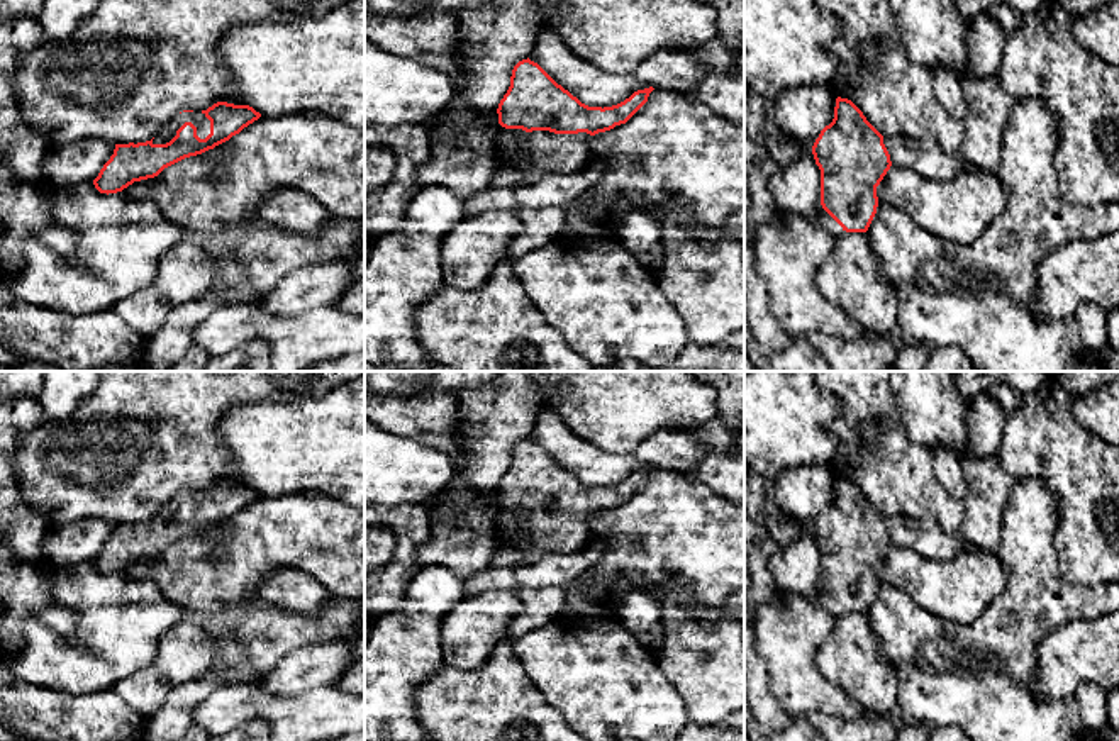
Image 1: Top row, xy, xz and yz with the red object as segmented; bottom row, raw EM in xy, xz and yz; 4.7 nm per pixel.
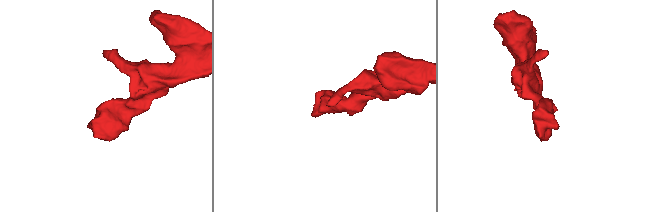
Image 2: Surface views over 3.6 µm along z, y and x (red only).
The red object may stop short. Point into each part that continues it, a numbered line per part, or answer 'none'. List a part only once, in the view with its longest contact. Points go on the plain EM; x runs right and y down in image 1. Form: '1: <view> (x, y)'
1: xy (199, 499)
2: yz (823, 597)

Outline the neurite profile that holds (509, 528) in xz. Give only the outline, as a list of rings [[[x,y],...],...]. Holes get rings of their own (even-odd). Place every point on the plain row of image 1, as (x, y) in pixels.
[[[498,493],[485,499],[490,514],[490,529],[498,543],[519,551],[531,551],[529,527],[526,524],[527,512],[522,509],[505,509],[498,504]]]

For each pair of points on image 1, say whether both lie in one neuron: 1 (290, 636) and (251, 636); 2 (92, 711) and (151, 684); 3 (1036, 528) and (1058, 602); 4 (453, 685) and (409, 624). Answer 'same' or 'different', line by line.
1: same
2: different
3: same
4: different

